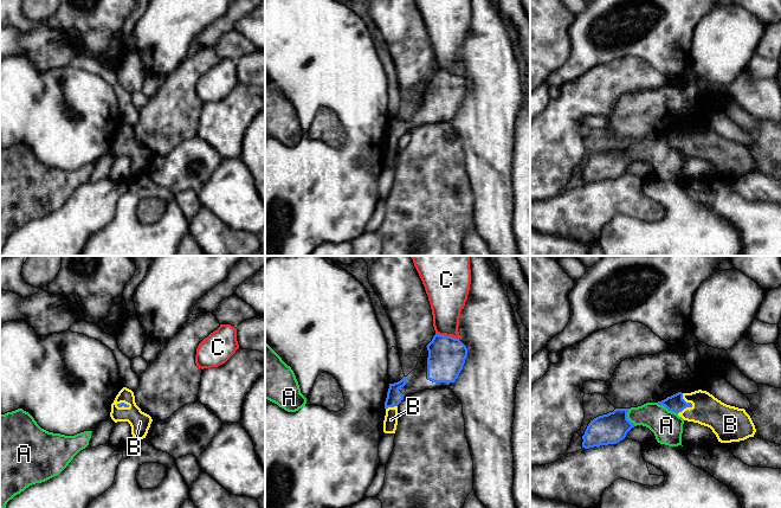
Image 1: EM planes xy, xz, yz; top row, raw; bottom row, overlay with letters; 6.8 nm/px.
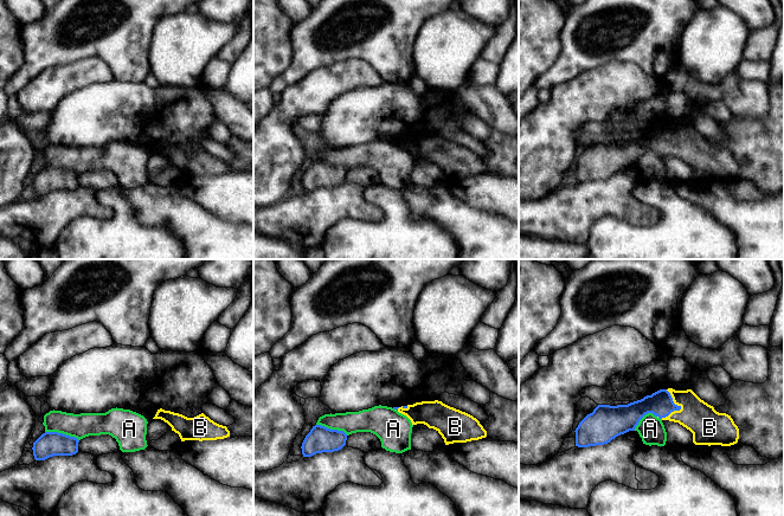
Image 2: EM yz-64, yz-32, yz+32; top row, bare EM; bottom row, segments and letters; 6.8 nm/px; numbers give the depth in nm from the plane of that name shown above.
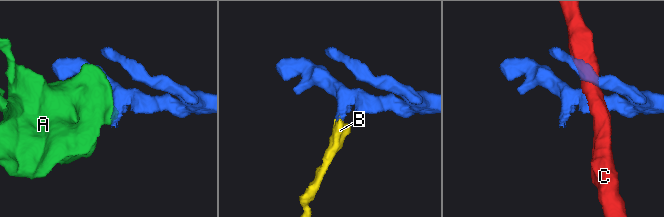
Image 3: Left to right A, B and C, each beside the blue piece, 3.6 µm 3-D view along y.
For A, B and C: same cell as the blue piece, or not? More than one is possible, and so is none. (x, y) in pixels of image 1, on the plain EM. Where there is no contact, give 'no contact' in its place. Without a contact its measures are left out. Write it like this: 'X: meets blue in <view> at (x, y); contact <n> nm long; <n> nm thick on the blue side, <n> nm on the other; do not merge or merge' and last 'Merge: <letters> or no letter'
A: meets blue in yz at (667, 143); contact 160 nm long; 120 nm thick on the blue side, 200 nm on the other; do not merge
B: meets blue in yz at (691, 140); contact 150 nm long; 120 nm thick on the blue side, 220 nm on the other; merge
C: meets blue in xz at (447, 71); contact 170 nm long; 260 nm thick on the blue side, 240 nm on the other; do not merge
Merge: B

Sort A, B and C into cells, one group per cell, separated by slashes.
A / B / C

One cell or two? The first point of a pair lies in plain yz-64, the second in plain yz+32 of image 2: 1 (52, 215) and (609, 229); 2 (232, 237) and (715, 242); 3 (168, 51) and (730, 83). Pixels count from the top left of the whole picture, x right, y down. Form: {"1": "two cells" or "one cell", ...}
{"1": "two cells", "2": "two cells", "3": "two cells"}

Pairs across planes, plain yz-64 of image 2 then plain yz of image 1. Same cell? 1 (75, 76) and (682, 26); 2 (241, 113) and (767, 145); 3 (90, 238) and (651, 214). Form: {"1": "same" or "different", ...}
{"1": "different", "2": "different", "3": "different"}

